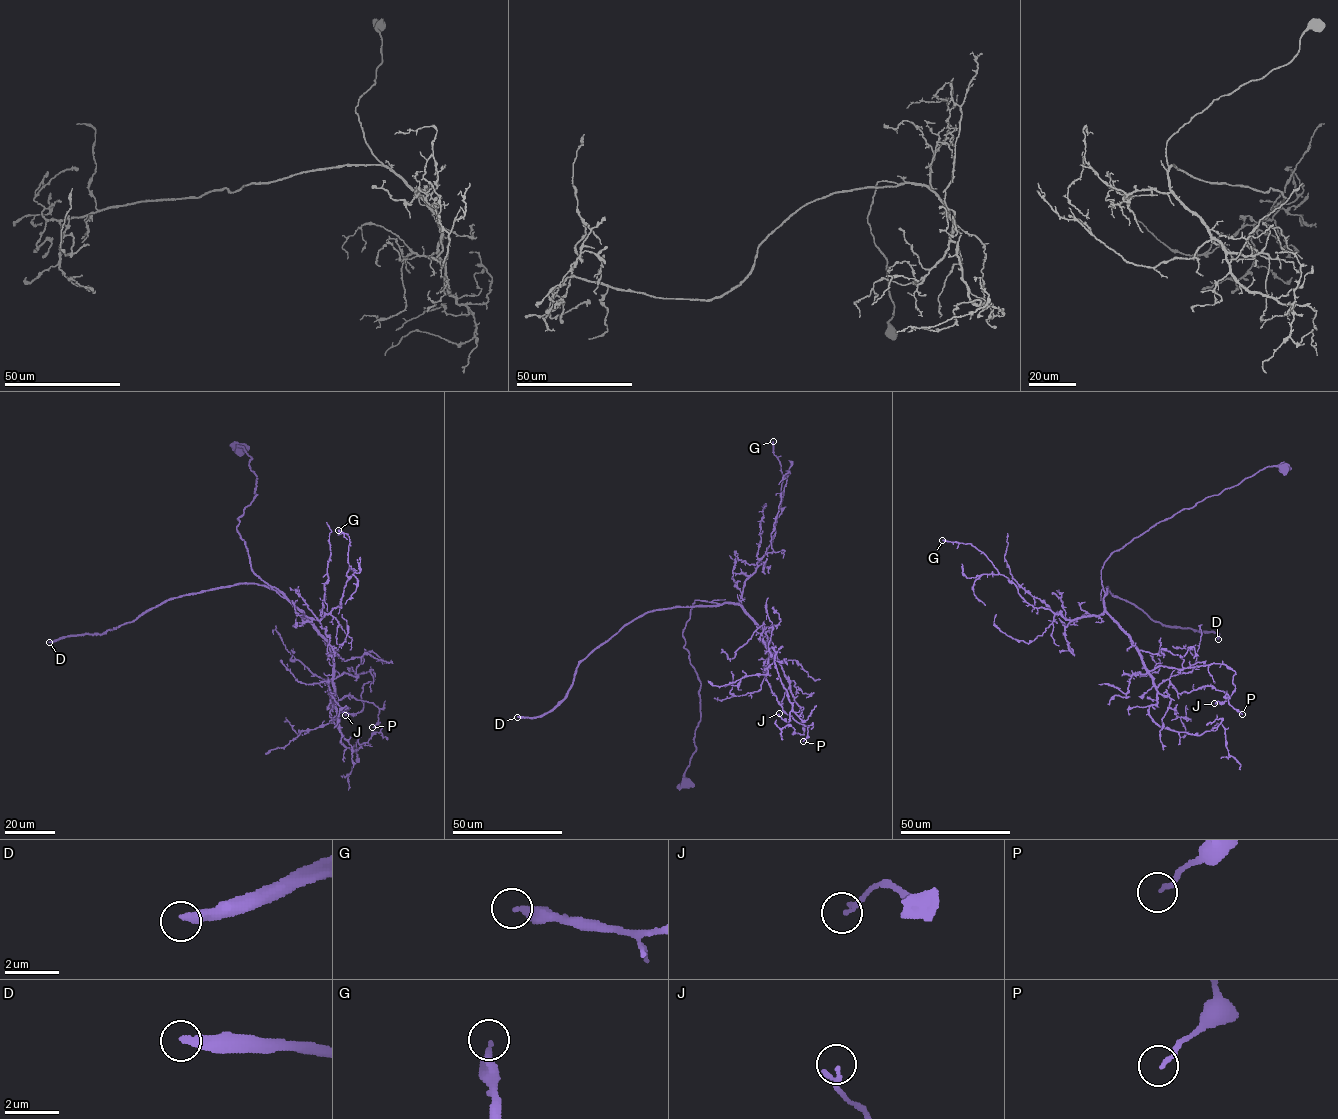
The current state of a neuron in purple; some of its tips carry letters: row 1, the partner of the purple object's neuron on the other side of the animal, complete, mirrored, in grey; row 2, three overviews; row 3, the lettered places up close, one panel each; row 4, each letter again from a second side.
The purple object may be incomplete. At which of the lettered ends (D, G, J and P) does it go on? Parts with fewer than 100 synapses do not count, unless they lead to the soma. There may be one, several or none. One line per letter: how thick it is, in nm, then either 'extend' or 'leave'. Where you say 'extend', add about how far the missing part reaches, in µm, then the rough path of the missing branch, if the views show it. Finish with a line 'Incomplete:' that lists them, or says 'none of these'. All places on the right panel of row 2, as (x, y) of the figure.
D: 320 nm thick; extend; about 130 µm are missing; missing branch runs (1218, 639), (1209, 663), (1192, 673), (1188, 685), (1192, 700), (1176, 707), (1136, 712), (1116, 711), (1097, 699)
G: 300 nm thick; leave
J: 160 nm thick; leave
P: 130 nm thick; leave
Incomplete: D

